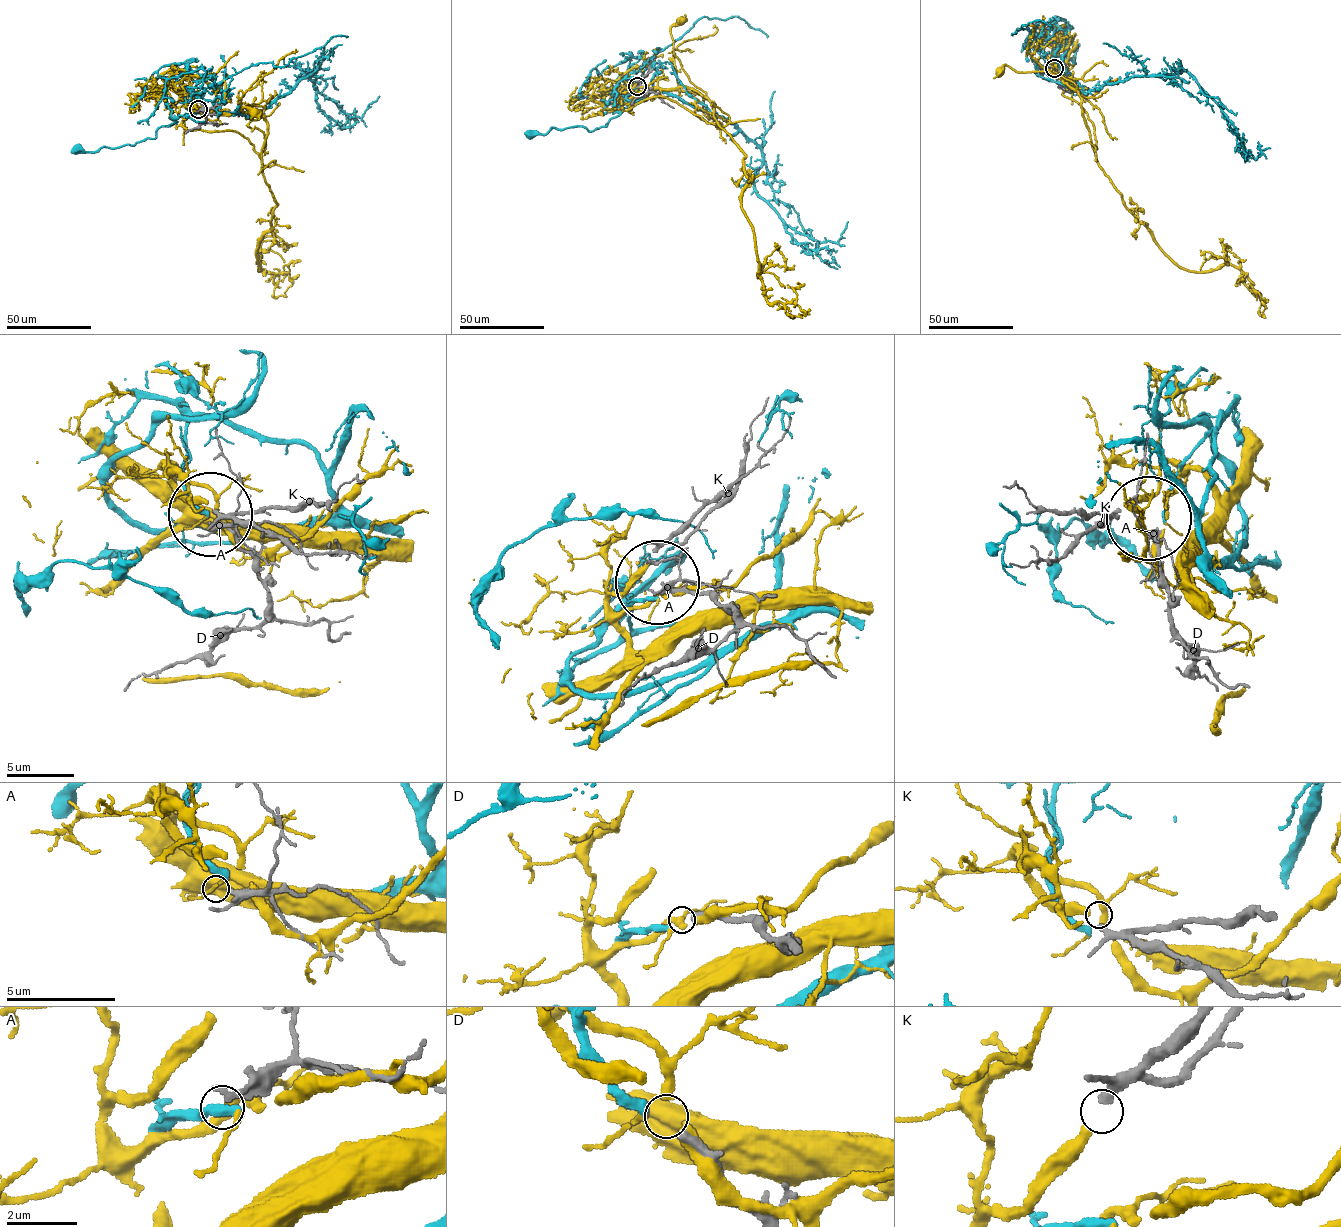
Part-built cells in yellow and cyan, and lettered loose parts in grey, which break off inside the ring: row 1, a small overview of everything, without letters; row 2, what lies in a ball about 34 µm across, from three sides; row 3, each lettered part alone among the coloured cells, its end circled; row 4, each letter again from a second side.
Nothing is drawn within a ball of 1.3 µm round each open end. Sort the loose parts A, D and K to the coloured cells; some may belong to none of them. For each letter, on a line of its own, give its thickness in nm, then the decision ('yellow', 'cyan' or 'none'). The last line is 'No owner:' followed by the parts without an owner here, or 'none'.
A: 280 nm | none
D: 240 nm | cyan
K: 280 nm | yellow
No owner: A

